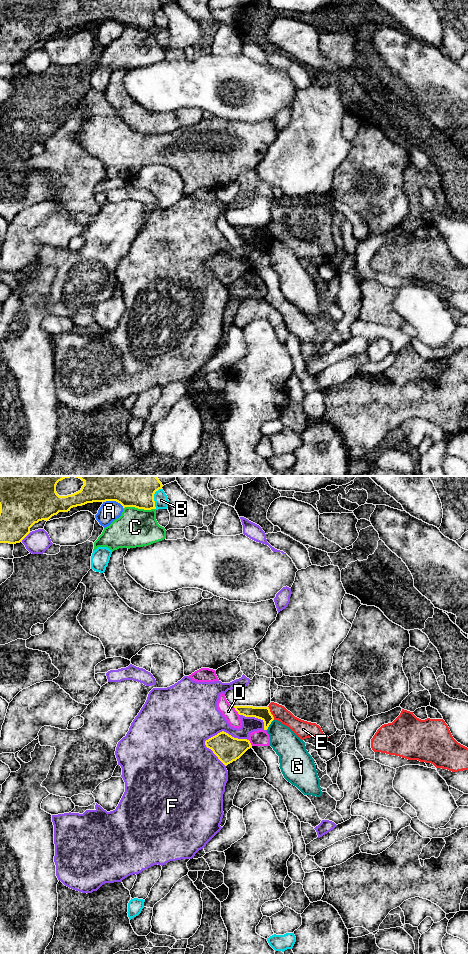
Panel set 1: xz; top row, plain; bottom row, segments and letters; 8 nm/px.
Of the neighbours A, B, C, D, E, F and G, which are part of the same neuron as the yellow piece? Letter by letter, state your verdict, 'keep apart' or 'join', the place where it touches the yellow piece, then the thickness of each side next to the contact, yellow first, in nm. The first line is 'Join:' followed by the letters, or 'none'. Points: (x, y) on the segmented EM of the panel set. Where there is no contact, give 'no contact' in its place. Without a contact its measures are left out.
Join: none
A: keep apart; contact xz (113, 500); calibres 460 and 160 nm
B: keep apart; contact xz (153, 497); calibres 440 and 110 nm
C: keep apart; contact xz (139, 508); calibres 420 and 300 nm
D: keep apart; contact xz (235, 709); calibres 110 and 110 nm
E: keep apart; contact xz (270, 713); calibres 110 and 120 nm
F: keep apart; contact xz (224, 732); calibres 200 and 360 nm
G: keep apart; contact xz (270, 723); calibres 110 and 220 nm

